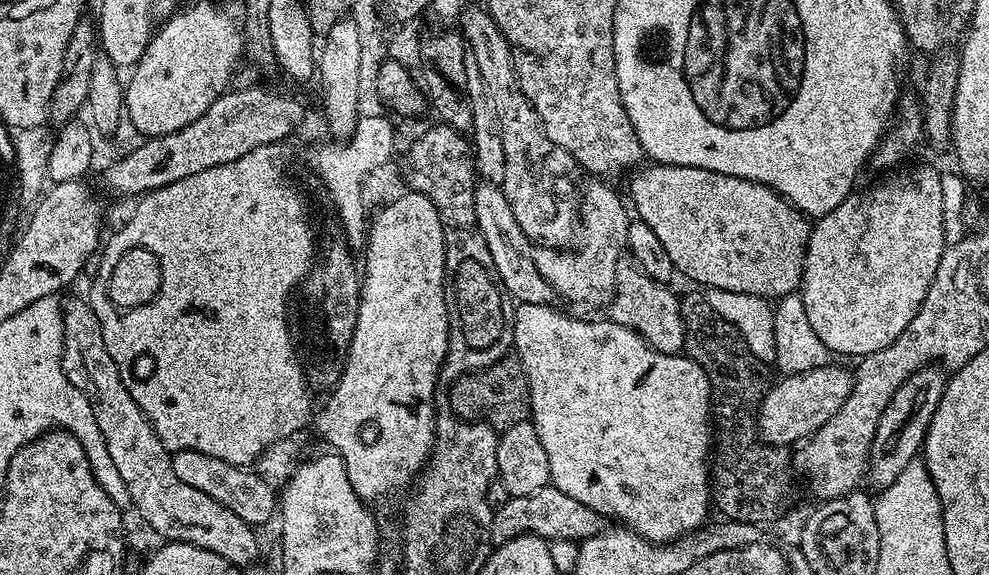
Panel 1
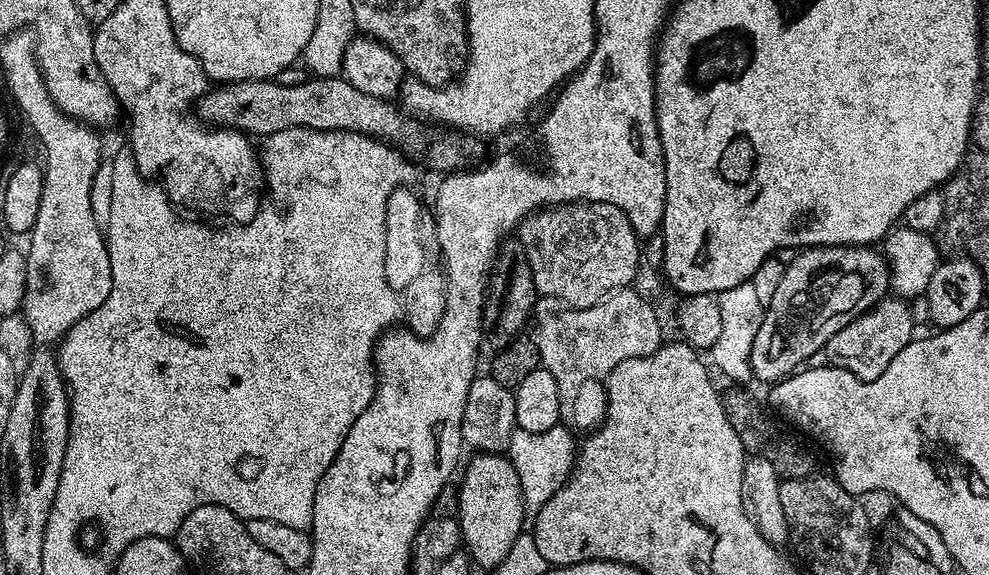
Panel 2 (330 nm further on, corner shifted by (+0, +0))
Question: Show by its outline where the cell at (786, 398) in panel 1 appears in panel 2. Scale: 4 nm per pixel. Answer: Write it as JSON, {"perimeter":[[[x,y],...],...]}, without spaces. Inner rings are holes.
{"perimeter":[[[885,298],[875,304],[870,311],[862,313],[854,322],[842,326],[830,342],[826,342],[823,355],[828,356],[827,363],[832,366],[850,370],[860,380],[873,380],[894,362],[894,354],[902,350],[902,346],[914,339],[912,332],[912,312],[905,301],[900,298]]]}

